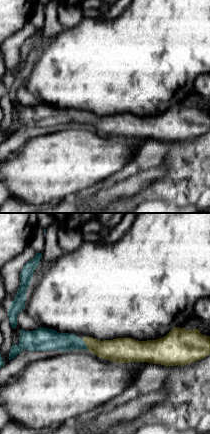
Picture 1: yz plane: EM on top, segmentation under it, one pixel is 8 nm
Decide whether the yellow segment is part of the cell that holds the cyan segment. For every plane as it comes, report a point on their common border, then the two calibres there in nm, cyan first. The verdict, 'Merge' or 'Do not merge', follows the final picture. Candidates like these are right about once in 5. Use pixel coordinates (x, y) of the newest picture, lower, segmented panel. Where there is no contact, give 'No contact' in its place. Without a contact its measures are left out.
Touches cyan at (85, 344). Thickness 140 nm (cyan) against 180 nm

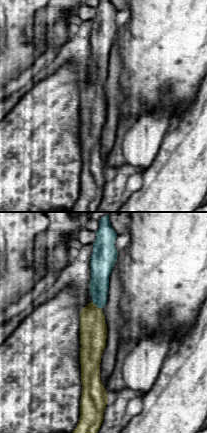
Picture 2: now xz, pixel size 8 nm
Touches cyan at (97, 306). Thickness 160 nm (cyan) against 220 nm

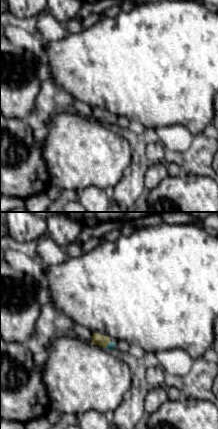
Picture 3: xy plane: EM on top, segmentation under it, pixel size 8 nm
Touches cyan at (108, 344). Thickness 60 nm (cyan) against 100 nm

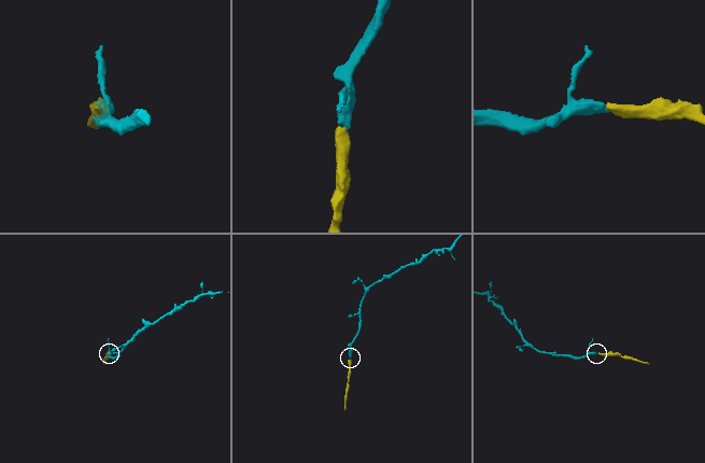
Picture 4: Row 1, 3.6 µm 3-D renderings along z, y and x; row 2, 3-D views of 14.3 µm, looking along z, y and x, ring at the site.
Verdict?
Merge

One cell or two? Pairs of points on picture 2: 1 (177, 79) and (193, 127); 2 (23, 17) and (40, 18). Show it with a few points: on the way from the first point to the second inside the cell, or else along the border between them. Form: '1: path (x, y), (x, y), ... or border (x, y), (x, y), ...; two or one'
1: border (196, 92), (194, 100), (173, 117); two
2: border (39, 10), (25, 31), (34, 42); two

